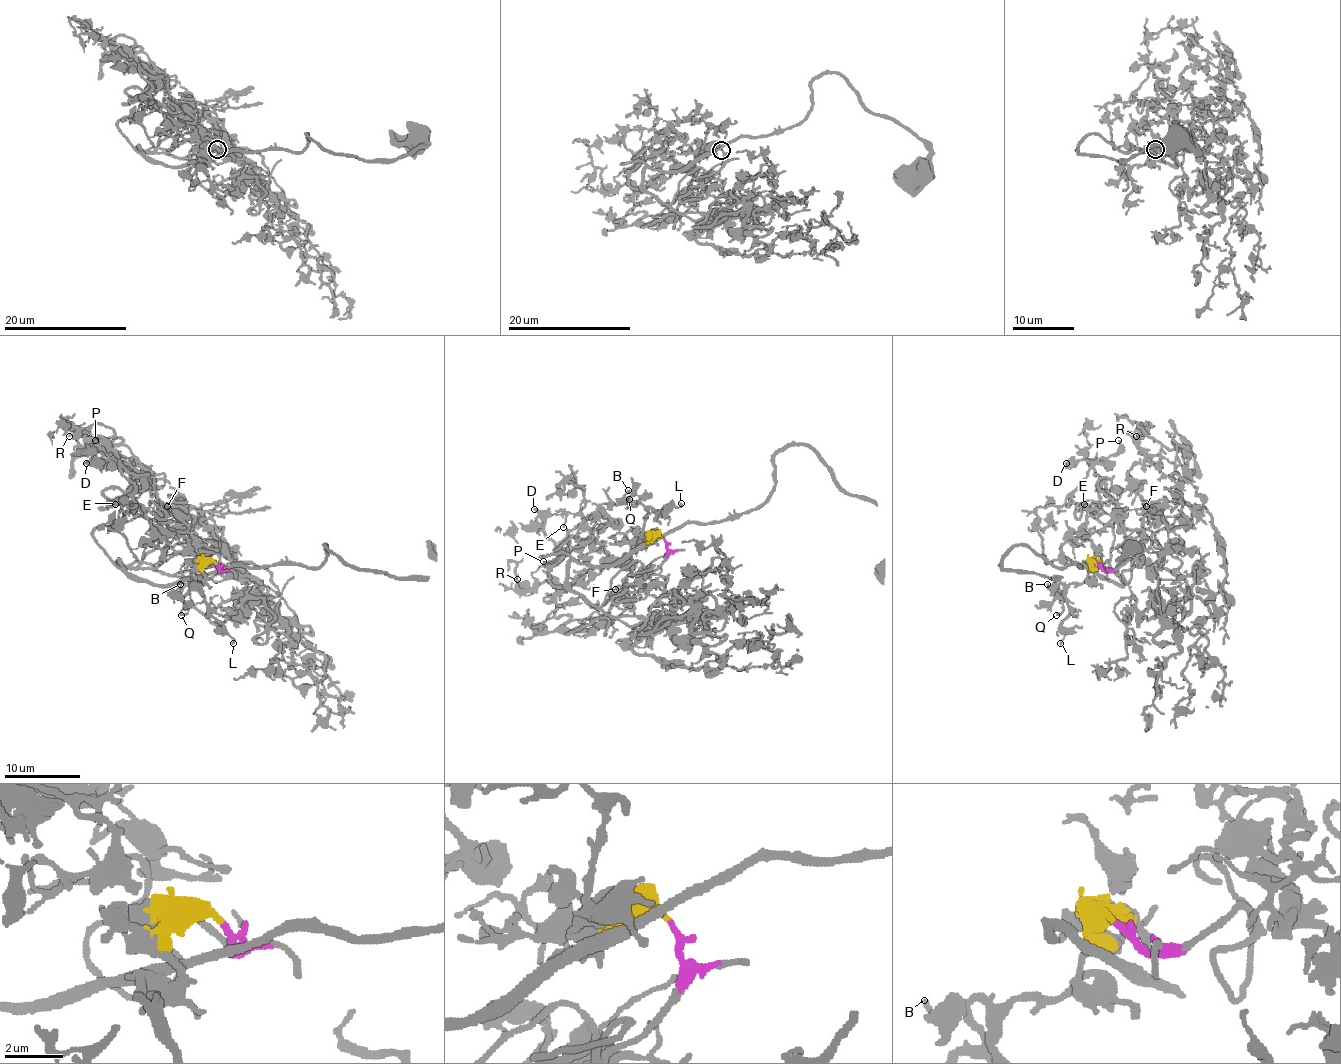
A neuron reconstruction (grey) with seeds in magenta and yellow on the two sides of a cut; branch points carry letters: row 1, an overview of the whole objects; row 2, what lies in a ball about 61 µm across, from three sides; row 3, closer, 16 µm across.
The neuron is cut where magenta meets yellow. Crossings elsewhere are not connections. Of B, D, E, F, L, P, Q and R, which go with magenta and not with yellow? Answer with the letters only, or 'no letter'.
D, E, F, P, R

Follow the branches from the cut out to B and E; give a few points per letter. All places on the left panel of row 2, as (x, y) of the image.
B: (215, 564), (208, 562), (202, 568), (204, 577), (196, 579), (196, 585), (181, 596), (176, 591), (179, 583)
E: (215, 564), (219, 572), (161, 515), (153, 478), (140, 479), (121, 468), (134, 489), (115, 504)

